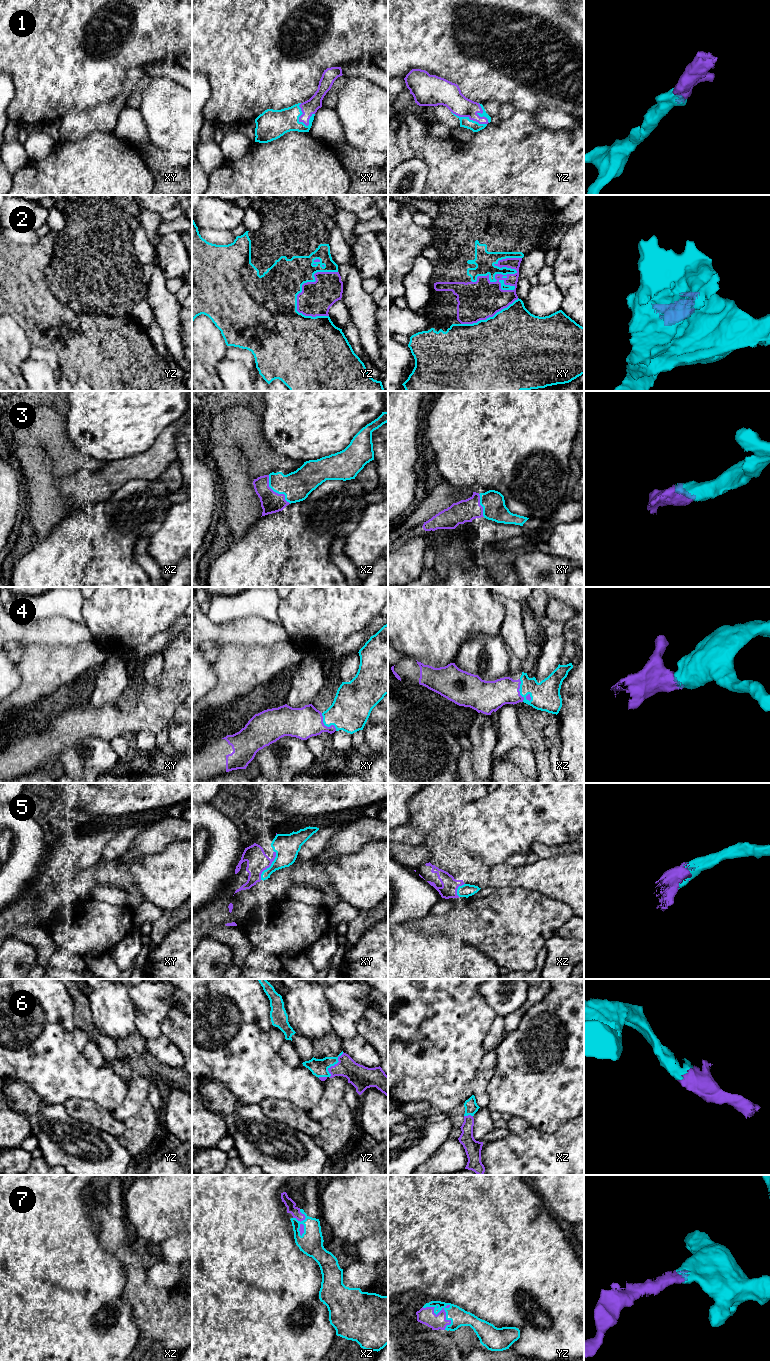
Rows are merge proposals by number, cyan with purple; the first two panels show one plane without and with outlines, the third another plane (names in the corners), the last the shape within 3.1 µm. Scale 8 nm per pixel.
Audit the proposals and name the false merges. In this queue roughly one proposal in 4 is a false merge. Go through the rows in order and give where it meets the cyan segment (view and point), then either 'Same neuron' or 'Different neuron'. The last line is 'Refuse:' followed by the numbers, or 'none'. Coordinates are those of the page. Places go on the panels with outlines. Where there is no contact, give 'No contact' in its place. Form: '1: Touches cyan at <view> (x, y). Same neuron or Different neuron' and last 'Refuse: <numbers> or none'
1: Touches cyan at xy (300, 115). Same neuron
2: Touches cyan at xy (514, 273). Same neuron
3: Touches cyan at xz (276, 492). Same neuron
4: Touches cyan at xz (519, 690). Same neuron
5: Touches cyan at xy (270, 866). Same neuron
6: Touches cyan at yz (333, 1065). Same neuron
7: Touches cyan at yz (439, 1311). Same neuron
Refuse: none

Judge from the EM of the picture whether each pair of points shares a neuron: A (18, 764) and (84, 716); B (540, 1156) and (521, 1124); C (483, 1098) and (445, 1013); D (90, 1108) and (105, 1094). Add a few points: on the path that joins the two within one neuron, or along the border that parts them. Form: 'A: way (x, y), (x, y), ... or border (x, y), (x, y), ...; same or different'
A: way (34, 753), (41, 751), (68, 728); same
B: border (531, 1127), (522, 1132), (511, 1134); different
C: border (483, 1058), (475, 1076), (473, 1094); different
D: border (73, 1097), (93, 1100), (110, 1112); different

